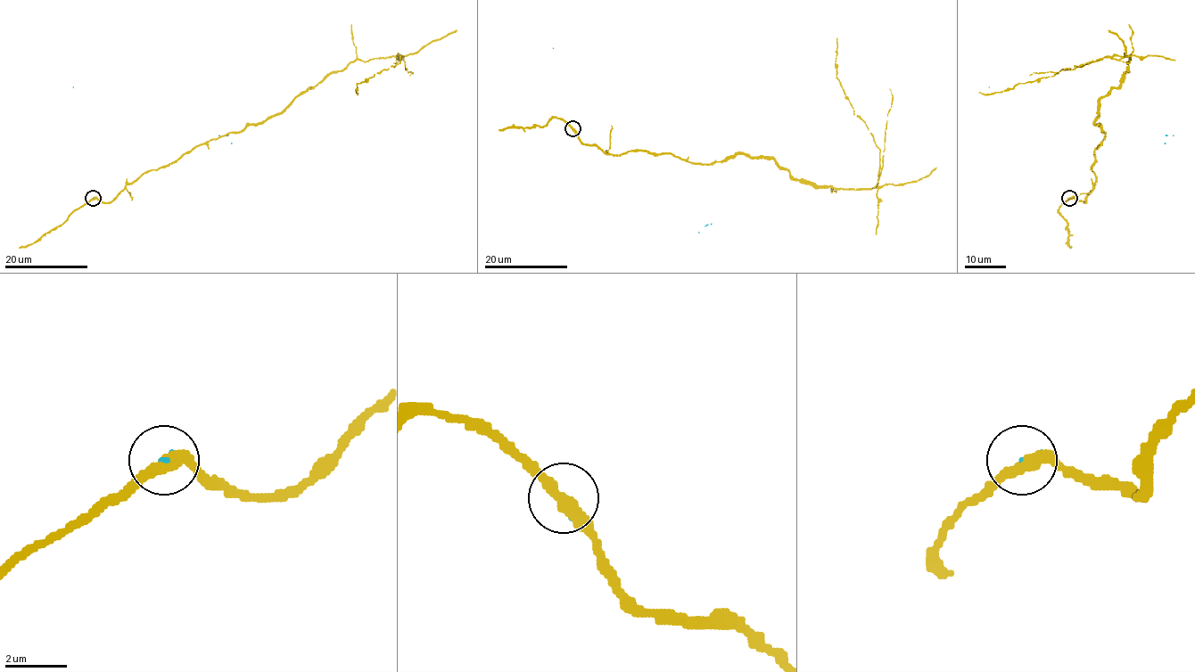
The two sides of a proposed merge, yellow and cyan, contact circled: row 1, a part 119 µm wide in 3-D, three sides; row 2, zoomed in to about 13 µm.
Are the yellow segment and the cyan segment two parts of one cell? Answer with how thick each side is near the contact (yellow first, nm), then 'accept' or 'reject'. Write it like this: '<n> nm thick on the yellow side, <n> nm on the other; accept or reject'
360 nm thick on the yellow side, 100 nm on the other; reject

